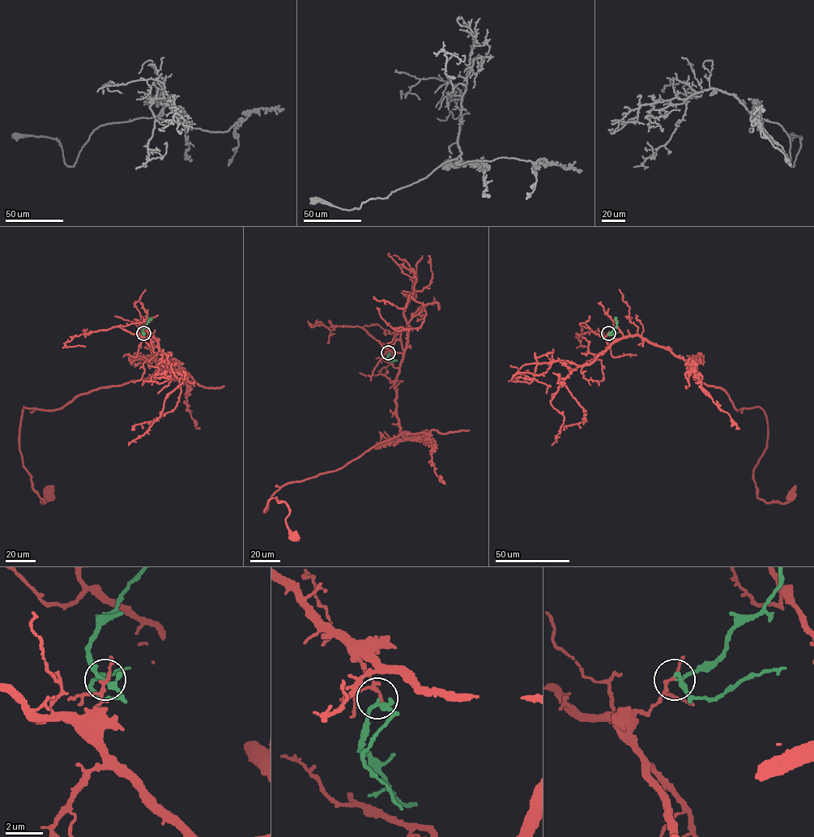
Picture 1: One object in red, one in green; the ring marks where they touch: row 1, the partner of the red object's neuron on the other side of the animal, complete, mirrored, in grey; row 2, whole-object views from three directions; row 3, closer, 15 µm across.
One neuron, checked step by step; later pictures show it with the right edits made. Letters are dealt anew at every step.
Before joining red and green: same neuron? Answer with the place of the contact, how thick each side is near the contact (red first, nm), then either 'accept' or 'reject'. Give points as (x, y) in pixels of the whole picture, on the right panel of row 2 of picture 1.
place (608, 333); calibres 140 and 220 nm; reject

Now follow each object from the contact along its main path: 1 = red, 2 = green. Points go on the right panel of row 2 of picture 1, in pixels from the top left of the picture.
1: (608, 333), (608, 347), (635, 335), (668, 348), (736, 410), (760, 407), (757, 497), (790, 498)
2: (608, 333), (616, 326), (616, 317)

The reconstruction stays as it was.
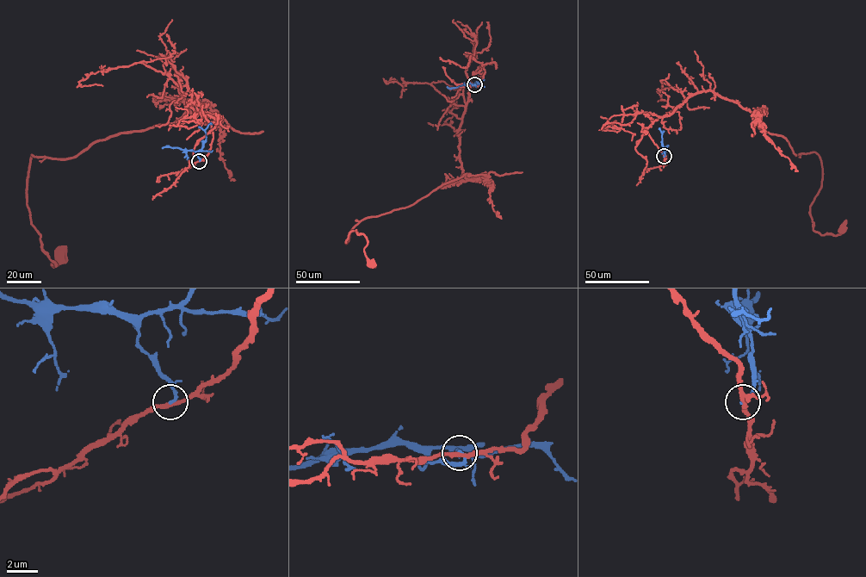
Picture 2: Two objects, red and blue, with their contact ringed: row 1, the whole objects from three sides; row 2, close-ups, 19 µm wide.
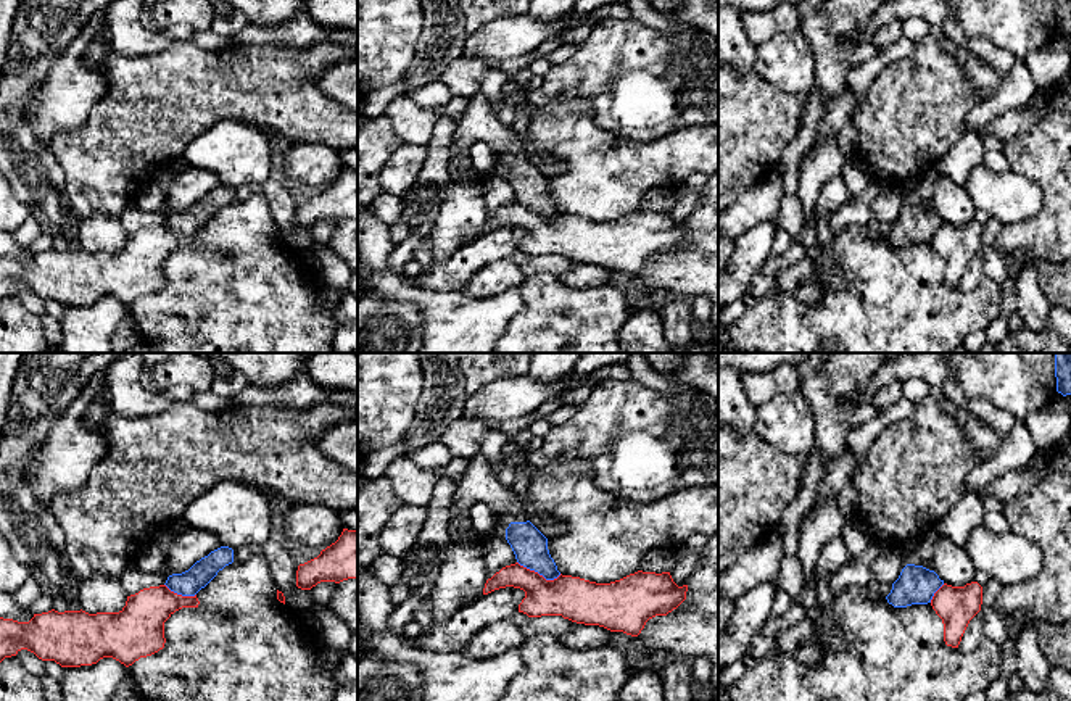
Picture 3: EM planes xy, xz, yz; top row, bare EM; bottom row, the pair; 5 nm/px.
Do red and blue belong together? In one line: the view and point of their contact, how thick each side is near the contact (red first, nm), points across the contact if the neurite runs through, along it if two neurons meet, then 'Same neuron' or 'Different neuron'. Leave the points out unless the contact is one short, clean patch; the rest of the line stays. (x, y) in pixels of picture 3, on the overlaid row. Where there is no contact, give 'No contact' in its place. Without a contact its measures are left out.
Touches red at xz (538, 574). Thickness 220 nm (red) against 180 nm. Different neuron

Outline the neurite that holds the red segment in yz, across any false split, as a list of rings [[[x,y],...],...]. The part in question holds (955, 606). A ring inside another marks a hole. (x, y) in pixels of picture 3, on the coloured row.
[[[978,582],[965,587],[944,583],[932,596],[931,606],[944,624],[944,641],[958,648],[970,620],[981,611],[982,587]]]

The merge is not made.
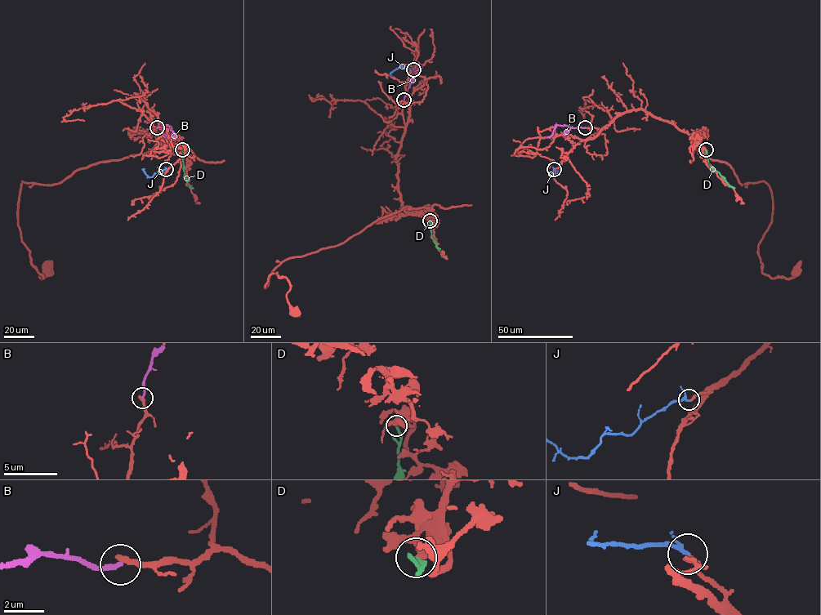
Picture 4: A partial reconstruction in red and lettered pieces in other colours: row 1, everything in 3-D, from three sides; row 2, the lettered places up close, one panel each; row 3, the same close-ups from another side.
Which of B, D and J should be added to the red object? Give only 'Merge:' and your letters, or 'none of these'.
Merge: J

